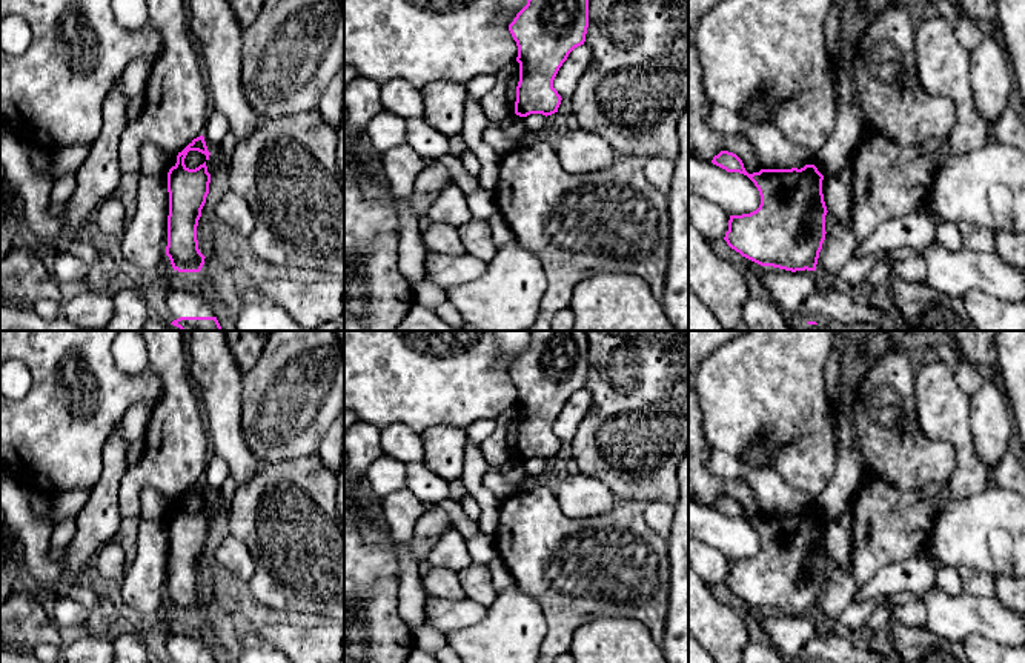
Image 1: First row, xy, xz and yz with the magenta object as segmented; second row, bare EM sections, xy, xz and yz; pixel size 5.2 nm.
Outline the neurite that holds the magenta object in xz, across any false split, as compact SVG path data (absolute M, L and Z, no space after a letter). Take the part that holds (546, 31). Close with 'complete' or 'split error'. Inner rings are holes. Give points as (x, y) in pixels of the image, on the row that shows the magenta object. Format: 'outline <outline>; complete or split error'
outline M527 0L509 25L519 63L516 115L558 112L562 98L553 80L569 54L584 45L587 28L589 0Z; complete

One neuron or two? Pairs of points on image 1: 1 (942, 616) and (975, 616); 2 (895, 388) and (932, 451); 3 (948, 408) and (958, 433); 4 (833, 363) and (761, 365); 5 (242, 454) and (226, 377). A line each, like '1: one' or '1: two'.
1: one
2: one
3: one
4: two
5: one

